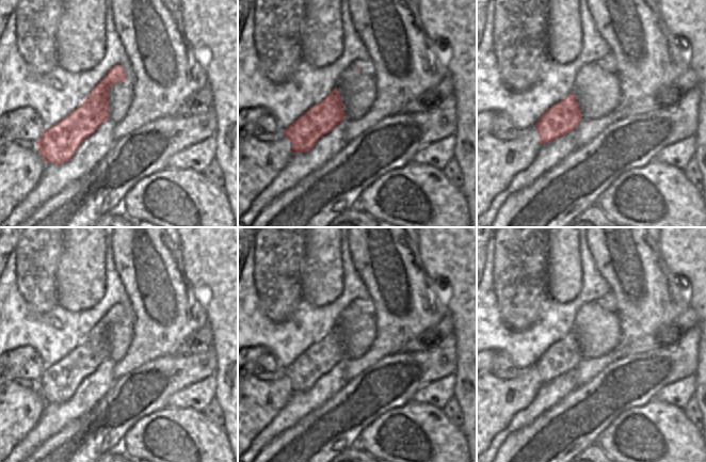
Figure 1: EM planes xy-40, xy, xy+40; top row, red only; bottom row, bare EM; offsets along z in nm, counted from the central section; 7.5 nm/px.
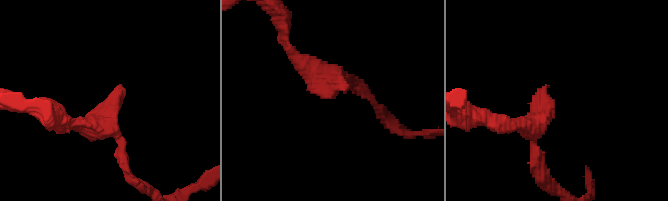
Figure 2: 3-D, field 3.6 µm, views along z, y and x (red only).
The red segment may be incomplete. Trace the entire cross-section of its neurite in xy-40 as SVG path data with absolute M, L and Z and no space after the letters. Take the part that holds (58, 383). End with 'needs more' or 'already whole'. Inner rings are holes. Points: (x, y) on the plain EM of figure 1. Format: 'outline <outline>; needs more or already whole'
outline M130 302L112 306L76 349L44 369L36 383L46 402L61 404L73 397L81 382L109 359L109 329L124 320L134 322Z; needs more

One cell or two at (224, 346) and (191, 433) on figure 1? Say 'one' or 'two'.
two

